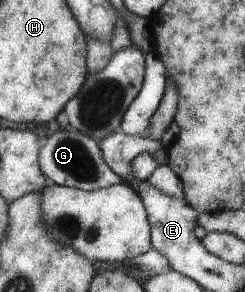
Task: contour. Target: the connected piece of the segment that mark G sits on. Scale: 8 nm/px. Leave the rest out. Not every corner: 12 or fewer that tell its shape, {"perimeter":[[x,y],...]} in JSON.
{"perimeter":[[62,128],[38,153],[49,183],[93,191],[123,181],[95,139]]}

